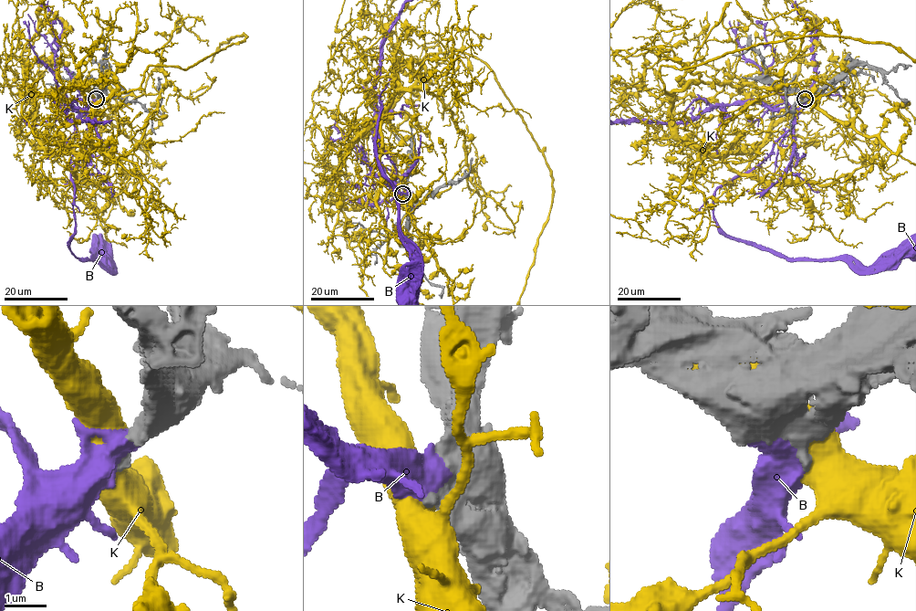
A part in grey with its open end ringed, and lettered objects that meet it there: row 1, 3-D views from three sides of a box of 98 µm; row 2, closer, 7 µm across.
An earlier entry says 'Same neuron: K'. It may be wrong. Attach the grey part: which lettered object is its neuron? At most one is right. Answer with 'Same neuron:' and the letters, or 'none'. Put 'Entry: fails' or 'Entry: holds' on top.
Entry: fails
Same neuron: B

